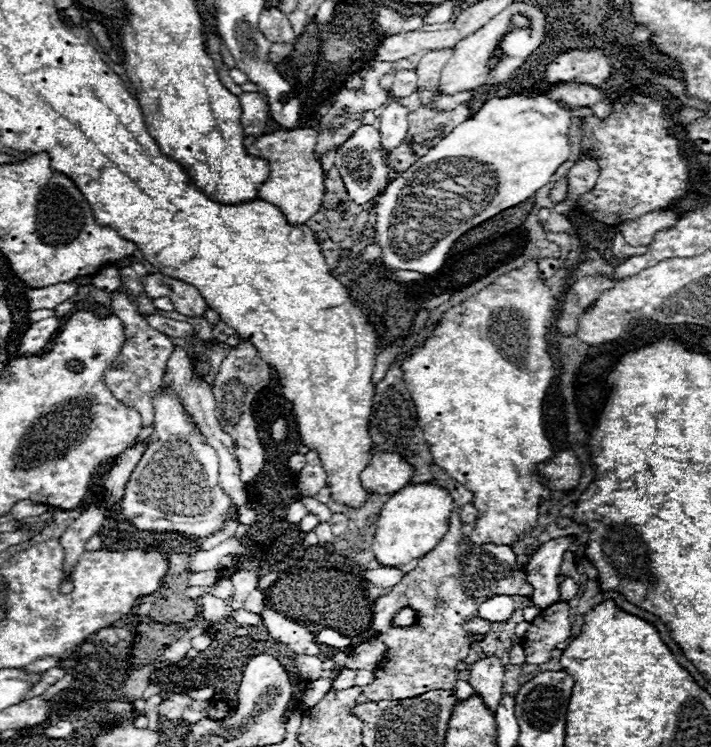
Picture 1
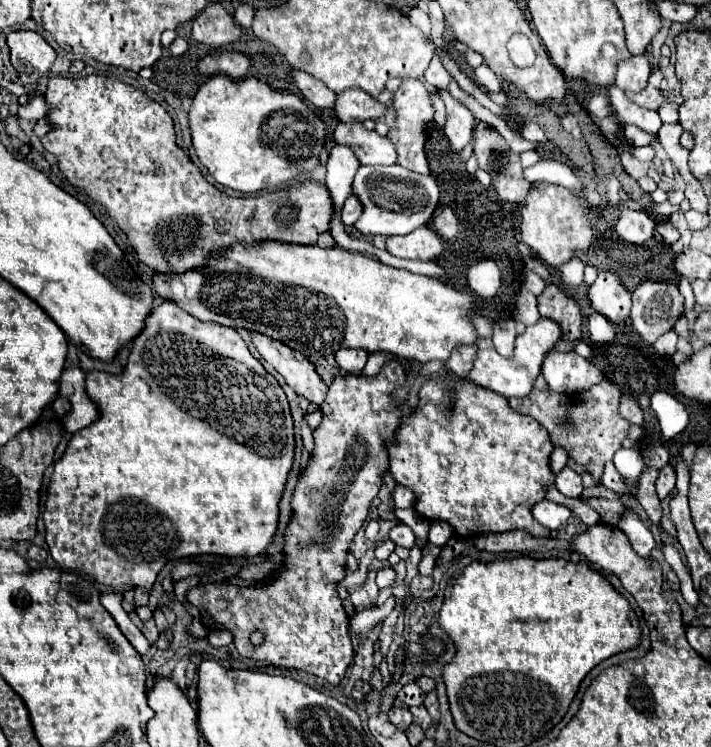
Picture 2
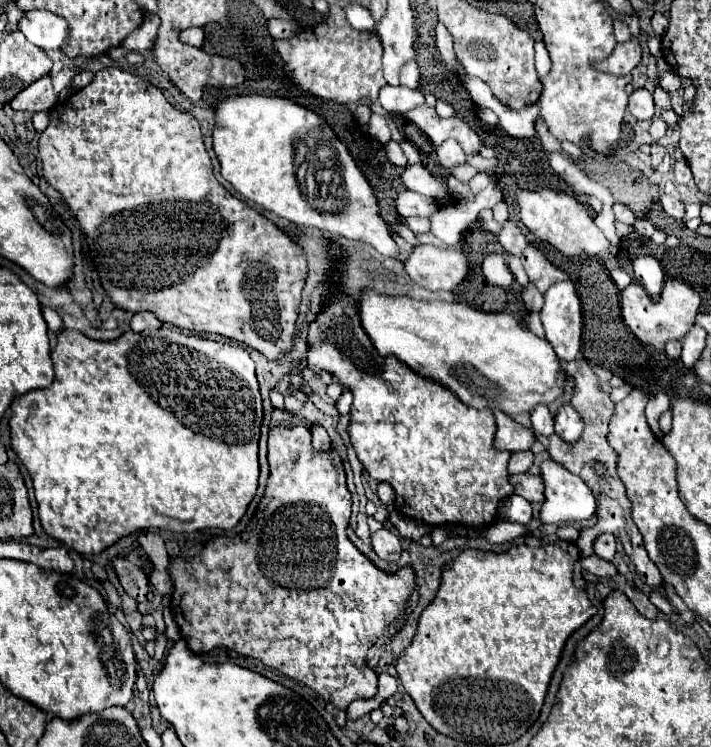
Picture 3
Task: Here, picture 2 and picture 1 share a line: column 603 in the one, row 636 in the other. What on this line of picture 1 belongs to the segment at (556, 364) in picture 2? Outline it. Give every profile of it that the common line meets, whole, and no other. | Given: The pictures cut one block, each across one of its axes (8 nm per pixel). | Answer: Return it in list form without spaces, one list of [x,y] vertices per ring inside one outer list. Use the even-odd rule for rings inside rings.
[[[374,636],[368,642],[358,644],[352,650],[352,654],[346,658],[342,668],[348,668],[348,670],[374,670],[376,664],[384,658],[384,652],[386,652],[384,642],[380,640],[380,636]]]

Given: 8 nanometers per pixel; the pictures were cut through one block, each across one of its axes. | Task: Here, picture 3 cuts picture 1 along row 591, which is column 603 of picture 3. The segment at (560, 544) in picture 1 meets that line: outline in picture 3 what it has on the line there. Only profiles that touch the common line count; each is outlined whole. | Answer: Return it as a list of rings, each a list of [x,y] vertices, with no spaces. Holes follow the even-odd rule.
[[[600,534],[594,540],[594,554],[598,554],[604,560],[612,560],[616,554],[616,538],[612,534]]]

